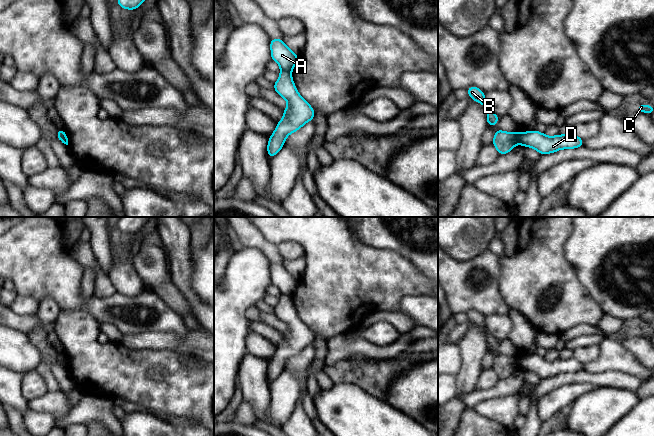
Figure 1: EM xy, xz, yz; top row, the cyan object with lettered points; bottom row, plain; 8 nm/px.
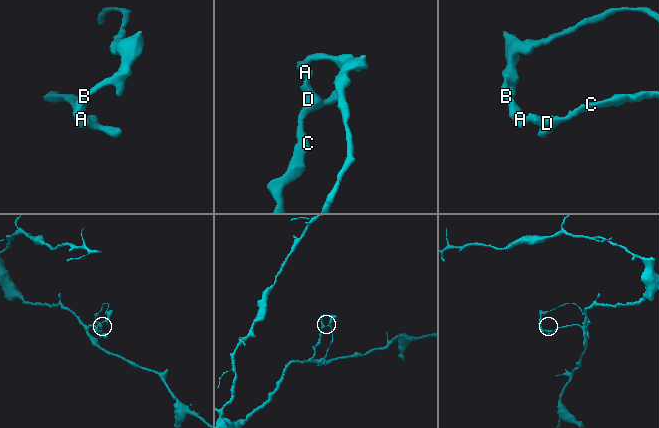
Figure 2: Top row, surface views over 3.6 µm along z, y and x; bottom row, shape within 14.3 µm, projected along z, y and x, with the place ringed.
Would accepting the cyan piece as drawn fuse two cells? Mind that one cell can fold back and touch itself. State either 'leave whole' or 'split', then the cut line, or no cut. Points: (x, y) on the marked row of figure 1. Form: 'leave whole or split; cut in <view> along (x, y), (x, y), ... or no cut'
split; cut in xz along (281, 69), (290, 71)

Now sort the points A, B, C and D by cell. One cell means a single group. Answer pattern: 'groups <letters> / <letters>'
groups A B / C D

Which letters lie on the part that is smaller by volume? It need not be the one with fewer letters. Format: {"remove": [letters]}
{"remove": ["A", "B"]}

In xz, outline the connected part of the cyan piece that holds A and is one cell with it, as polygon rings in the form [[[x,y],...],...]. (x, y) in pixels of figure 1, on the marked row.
[[[273,38],[270,41],[271,60],[277,62],[283,71],[292,71],[299,55],[293,53],[282,39]]]

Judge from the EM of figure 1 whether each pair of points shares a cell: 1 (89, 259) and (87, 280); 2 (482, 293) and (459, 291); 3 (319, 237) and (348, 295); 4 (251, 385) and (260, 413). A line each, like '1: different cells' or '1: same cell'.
1: different cells
2: same cell
3: same cell
4: same cell

